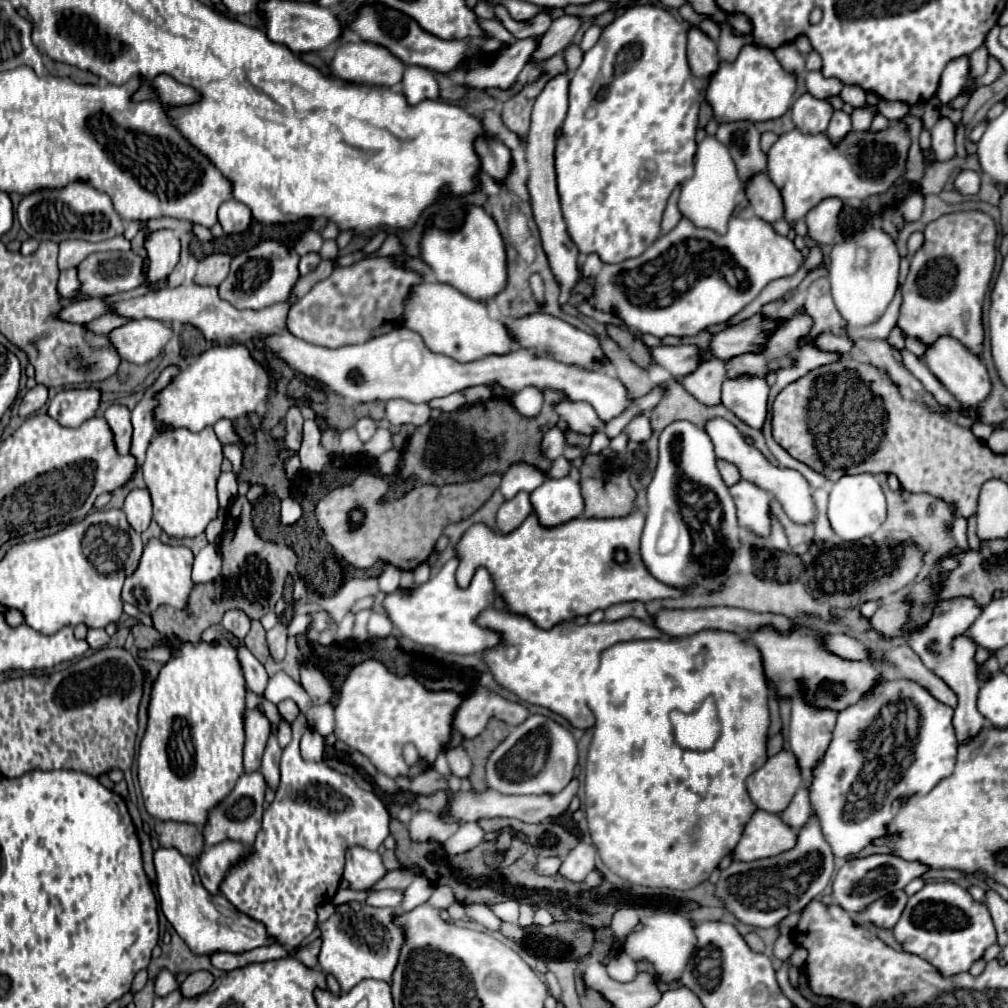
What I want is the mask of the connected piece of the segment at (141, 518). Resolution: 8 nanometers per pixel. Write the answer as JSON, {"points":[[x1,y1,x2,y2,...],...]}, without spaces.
{"points":[[133,489,123,505,123,511,127,515,127,521,131,523,131,527,137,533,143,533,149,523,151,523,151,515,153,515,153,507,151,507,151,497,147,489]]}

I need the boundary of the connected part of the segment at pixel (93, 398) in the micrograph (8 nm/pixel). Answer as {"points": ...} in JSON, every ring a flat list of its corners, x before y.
{"points":[[69,389,59,391,49,401,49,417,53,417,63,427,79,427,83,421,91,419,99,407,97,389]]}

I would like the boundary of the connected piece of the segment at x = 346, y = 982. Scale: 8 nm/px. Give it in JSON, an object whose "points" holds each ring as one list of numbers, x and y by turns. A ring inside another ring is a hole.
{"points":[[357,905,345,915,331,915,325,923,319,923,323,947,319,953,319,967,325,973,335,975,343,991,353,989,361,979,391,981,391,973,397,965,399,949,403,945,403,929,393,923,397,909]]}

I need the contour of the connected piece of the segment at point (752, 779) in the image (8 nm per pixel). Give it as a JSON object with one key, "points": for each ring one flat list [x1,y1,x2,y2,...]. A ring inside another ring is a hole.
{"points":[[781,751,749,775,747,791,757,805,767,813,783,813,801,785,801,769,791,751]]}

